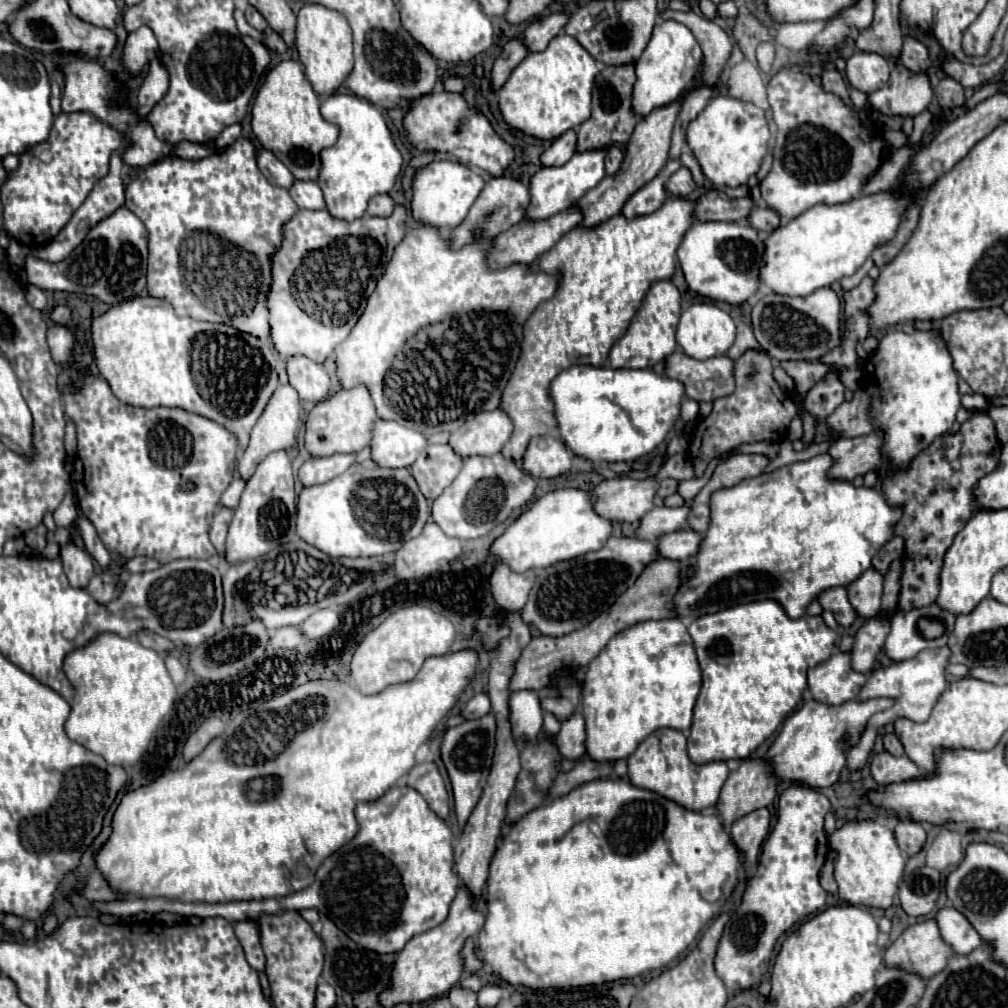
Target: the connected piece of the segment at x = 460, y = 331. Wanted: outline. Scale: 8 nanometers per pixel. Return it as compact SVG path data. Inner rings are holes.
M420 225L410 229L394 251L384 275L378 279L376 291L368 297L364 315L350 337L336 347L342 387L350 389L364 383L374 393L380 419L394 419L400 425L432 435L456 431L464 425L466 417L500 407L502 391L520 357L524 323L542 301L554 297L560 273L534 271L526 263L492 269L488 265L492 247L494 239L484 237L482 229L474 229L474 243L452 249L450 237L438 227Z

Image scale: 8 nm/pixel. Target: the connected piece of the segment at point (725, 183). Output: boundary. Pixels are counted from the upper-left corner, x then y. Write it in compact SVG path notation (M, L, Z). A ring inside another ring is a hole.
M730 95L712 97L706 109L688 125L686 133L686 141L694 151L694 157L700 161L704 175L716 187L738 187L748 183L748 179L760 169L768 151L768 139L770 127L764 109Z

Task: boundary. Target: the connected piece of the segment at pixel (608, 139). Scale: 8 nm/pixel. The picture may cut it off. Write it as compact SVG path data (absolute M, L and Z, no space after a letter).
M634 63L606 65L594 79L592 89L592 115L578 127L578 151L598 149L602 145L626 143L638 123L632 113L632 87L634 87Z

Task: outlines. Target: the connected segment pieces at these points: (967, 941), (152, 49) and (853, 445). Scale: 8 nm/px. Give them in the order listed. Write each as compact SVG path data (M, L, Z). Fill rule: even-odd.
M944 907L936 915L938 927L942 929L942 937L954 945L954 953L970 953L970 949L976 949L982 945L982 937L978 931L970 925L970 921L956 911L954 907Z
M140 27L132 31L124 43L122 63L130 73L138 73L148 61L158 57L158 41L150 27Z
M876 429L868 435L854 439L838 439L834 447L828 451L836 461L834 467L830 469L830 475L850 481L856 475L864 475L870 469L886 467L888 461L880 453L882 443L884 443L882 429Z

